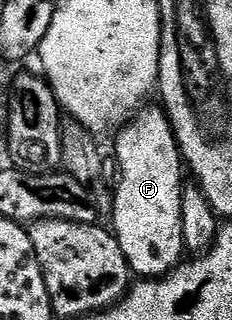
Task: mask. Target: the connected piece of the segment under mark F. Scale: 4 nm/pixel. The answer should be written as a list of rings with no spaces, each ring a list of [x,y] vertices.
[[[140,108],[133,119],[128,120],[118,130],[120,133],[115,141],[115,161],[119,164],[119,186],[114,186],[113,189],[113,208],[109,221],[132,274],[143,279],[154,279],[166,277],[185,257],[181,235],[181,199],[185,188],[185,180],[183,181],[185,162],[179,152],[179,142],[175,140],[170,117],[162,108],[147,108]]]

